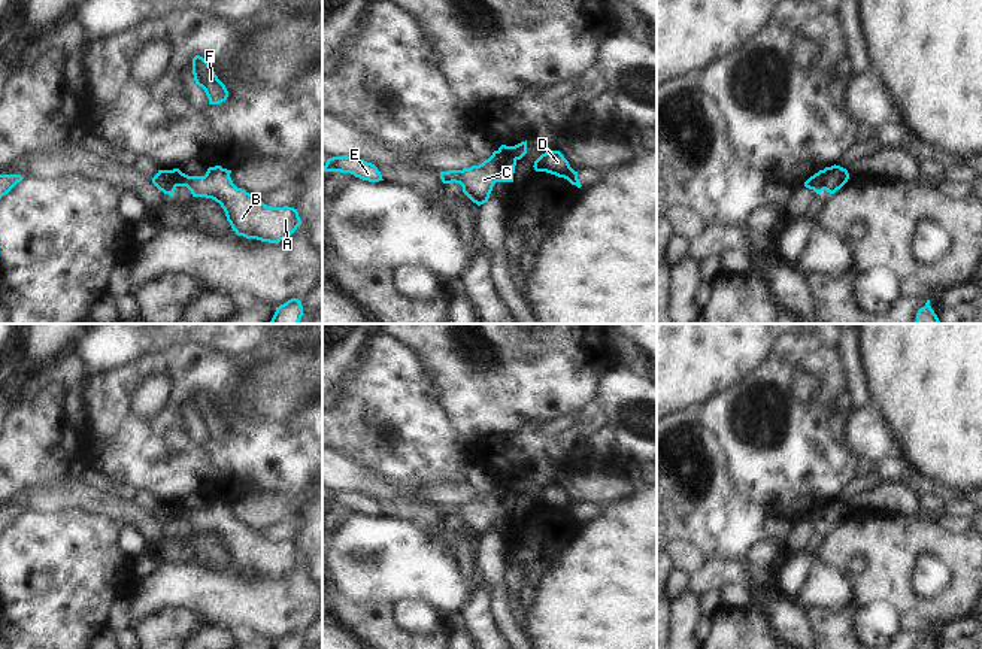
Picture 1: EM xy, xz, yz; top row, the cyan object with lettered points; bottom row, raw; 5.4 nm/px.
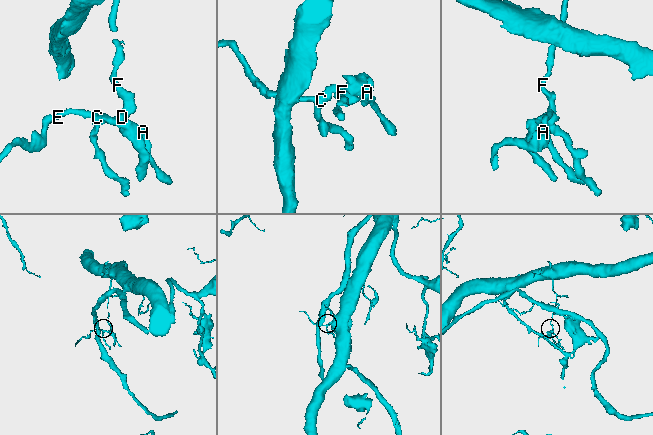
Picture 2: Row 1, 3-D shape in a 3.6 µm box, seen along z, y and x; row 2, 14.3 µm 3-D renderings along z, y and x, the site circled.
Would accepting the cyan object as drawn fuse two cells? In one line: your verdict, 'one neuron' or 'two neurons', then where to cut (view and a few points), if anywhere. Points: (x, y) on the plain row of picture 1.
two neurons | yz (821, 505), (824, 522)

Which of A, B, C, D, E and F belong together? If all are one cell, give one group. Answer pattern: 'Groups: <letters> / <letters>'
Groups: A B D F / C E.

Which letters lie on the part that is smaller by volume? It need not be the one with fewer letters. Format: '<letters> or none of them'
C, E

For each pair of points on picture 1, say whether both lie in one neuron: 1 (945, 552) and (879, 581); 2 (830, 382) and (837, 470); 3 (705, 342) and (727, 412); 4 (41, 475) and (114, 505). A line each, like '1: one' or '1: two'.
1: one
2: one
3: two
4: two

